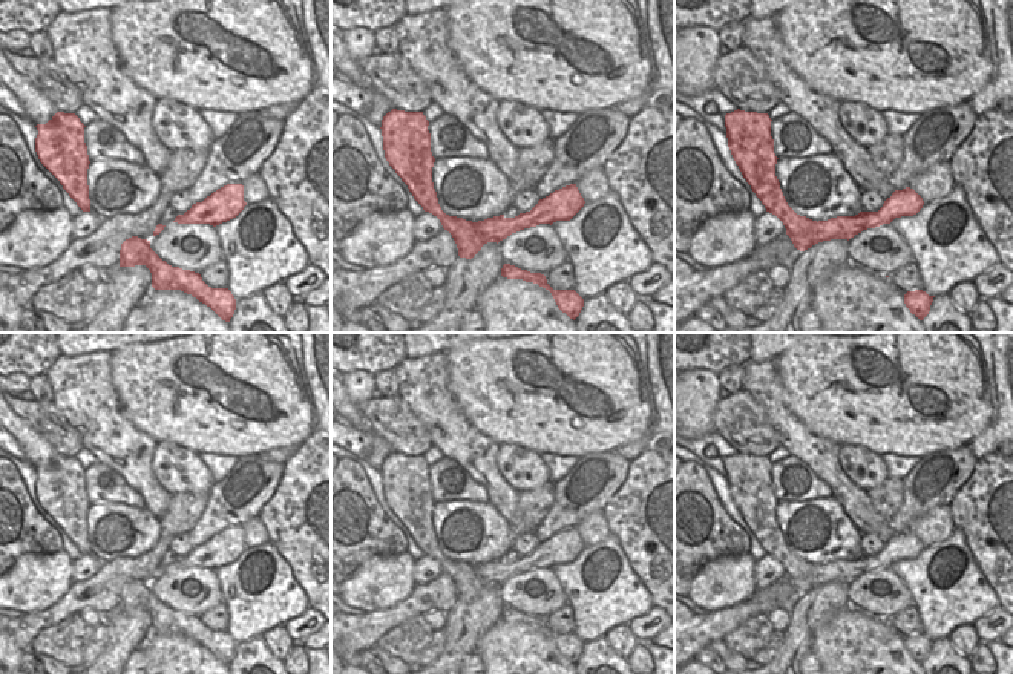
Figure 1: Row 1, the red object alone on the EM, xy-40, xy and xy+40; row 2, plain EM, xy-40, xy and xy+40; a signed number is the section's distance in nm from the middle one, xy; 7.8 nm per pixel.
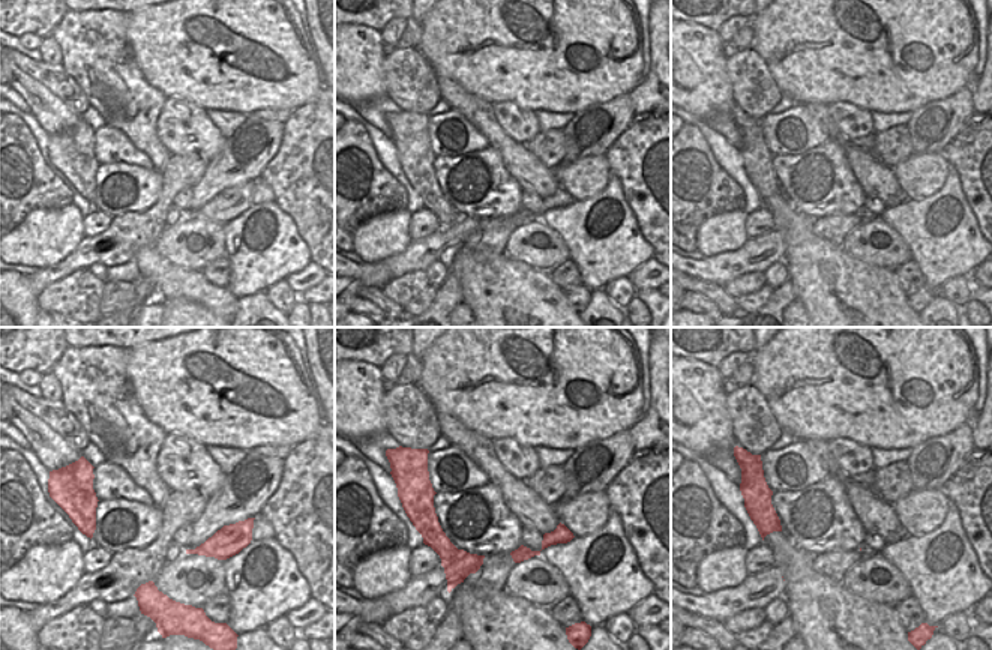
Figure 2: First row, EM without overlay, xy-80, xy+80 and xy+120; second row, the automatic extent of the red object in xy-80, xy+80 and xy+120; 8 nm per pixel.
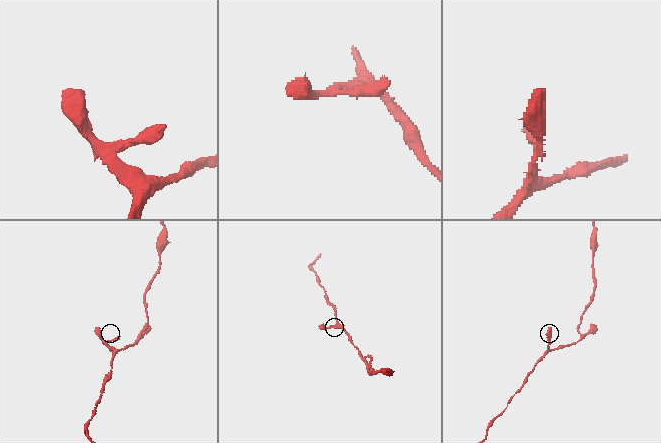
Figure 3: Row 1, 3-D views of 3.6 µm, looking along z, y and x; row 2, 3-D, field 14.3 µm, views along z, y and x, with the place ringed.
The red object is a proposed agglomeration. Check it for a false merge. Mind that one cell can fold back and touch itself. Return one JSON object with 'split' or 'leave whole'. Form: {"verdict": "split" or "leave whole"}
{"verdict": "split"}

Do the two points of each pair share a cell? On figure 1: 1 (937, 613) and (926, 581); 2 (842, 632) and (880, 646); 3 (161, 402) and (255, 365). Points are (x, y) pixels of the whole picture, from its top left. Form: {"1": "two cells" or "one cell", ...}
{"1": "one cell", "2": "one cell", "3": "one cell"}

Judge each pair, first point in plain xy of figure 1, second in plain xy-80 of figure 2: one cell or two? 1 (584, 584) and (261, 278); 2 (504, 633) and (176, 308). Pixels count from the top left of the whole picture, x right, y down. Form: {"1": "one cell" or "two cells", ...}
{"1": "one cell", "2": "one cell"}

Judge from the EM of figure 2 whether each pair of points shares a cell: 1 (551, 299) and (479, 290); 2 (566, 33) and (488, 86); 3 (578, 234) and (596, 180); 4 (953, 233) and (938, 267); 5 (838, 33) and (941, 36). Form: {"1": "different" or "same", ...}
{"1": "same", "2": "same", "3": "different", "4": "same", "5": "same"}

